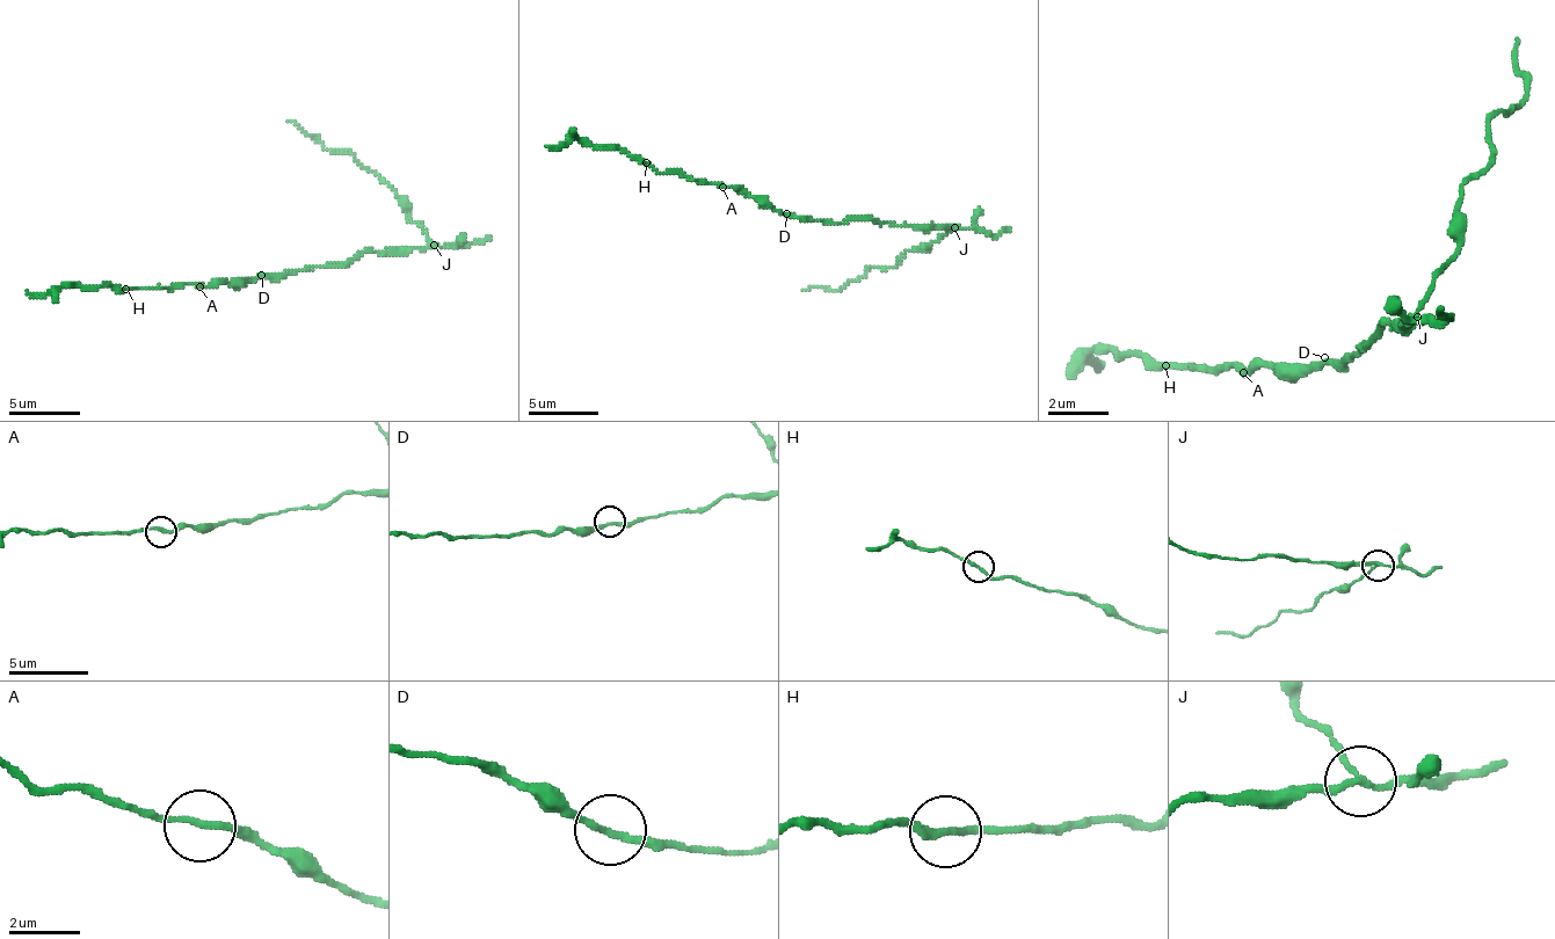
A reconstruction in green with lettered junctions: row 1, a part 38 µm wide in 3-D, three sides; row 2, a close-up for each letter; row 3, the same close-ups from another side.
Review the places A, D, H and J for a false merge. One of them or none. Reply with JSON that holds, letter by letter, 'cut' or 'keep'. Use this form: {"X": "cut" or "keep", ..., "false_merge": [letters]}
{"A": "keep", "D": "keep", "H": "keep", "J": "cut", "false_merge": ["J"]}

